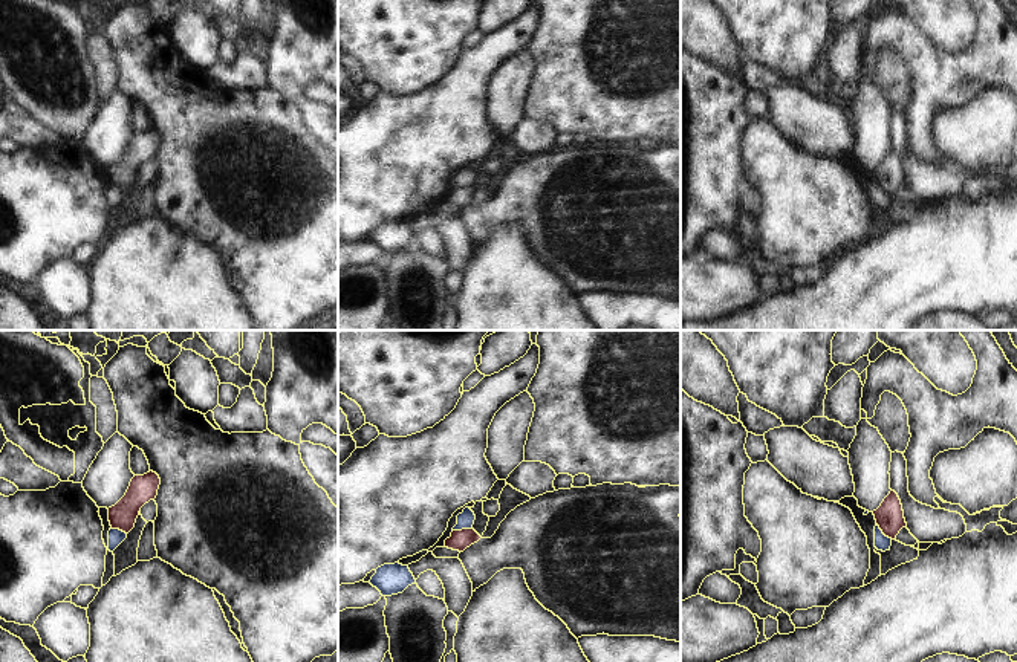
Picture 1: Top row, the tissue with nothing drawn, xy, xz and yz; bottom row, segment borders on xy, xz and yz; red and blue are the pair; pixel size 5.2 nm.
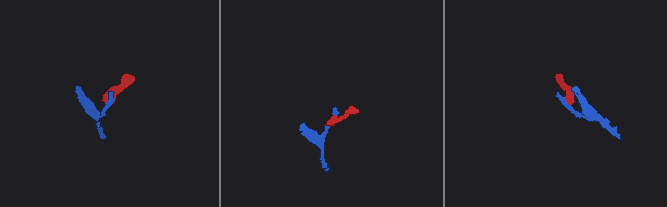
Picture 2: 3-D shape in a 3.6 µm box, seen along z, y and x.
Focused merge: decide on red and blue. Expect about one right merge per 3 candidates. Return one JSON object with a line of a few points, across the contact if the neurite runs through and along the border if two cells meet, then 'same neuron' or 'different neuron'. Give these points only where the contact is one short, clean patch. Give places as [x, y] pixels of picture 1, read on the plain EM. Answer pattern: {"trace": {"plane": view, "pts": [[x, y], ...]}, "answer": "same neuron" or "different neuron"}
{"trace": {"plane": "xz", "pts": [[471, 185], [453, 188]]}, "answer": "different neuron"}

